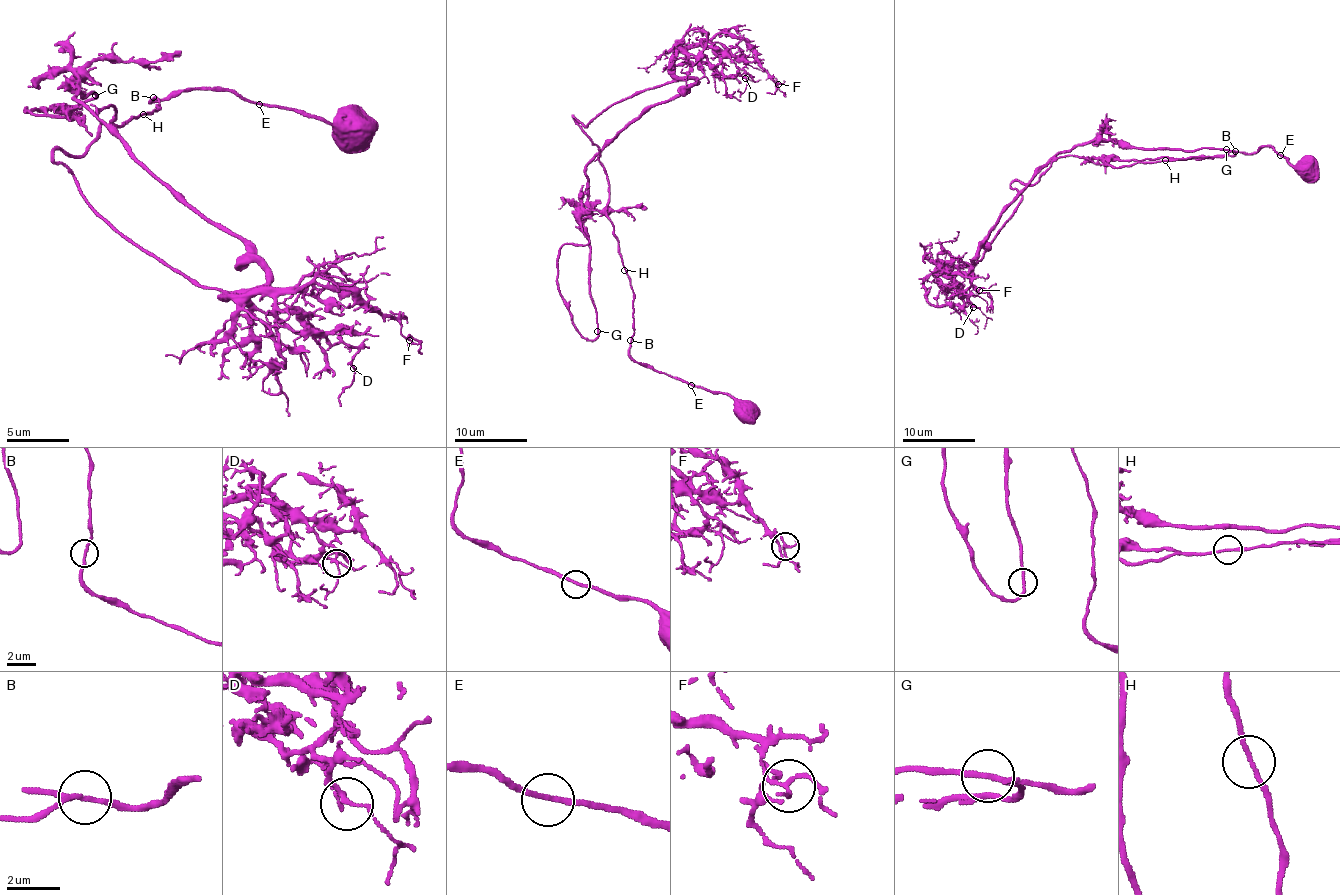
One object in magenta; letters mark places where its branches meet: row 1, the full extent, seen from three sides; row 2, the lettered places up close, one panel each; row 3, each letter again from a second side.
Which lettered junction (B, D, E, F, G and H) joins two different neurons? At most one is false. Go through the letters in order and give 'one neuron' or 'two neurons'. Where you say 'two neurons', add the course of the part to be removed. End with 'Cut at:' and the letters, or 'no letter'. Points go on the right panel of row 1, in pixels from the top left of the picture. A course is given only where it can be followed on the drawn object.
B: one neuron
D: one neuron
E: one neuron
F: one neuron
G: one neuron
H: one neuron
Cut at: no letter

